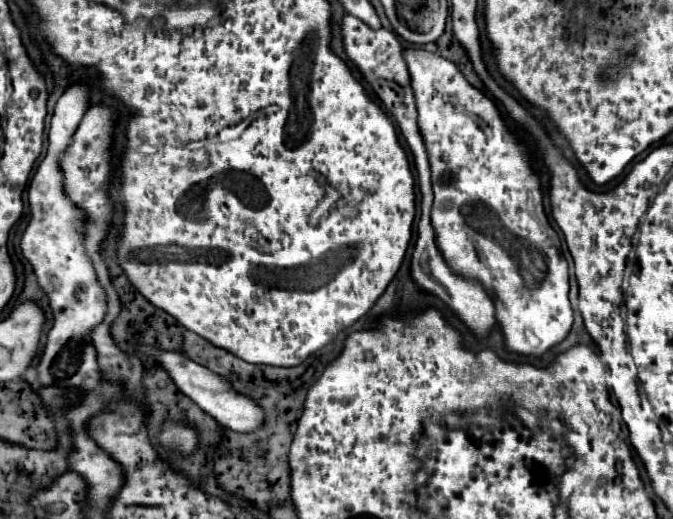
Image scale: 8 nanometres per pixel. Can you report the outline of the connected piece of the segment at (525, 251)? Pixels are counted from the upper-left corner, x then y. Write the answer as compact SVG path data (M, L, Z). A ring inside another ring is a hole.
M408 48L403 50L403 55L408 65L408 73L410 73L410 85L414 89L414 99L418 103L418 129L422 133L422 139L426 141L428 153L430 153L430 171L432 171L432 189L434 189L434 205L432 205L432 229L434 229L434 243L438 247L438 251L442 253L442 257L446 259L446 263L450 263L452 271L464 279L470 281L478 281L492 297L494 301L494 309L496 309L496 323L502 329L502 337L504 337L504 349L516 355L532 355L532 357L542 357L546 351L550 351L554 345L562 343L574 323L574 313L572 313L572 305L568 299L568 263L564 259L564 255L560 253L560 237L558 233L552 229L546 211L544 211L544 195L542 195L542 181L538 171L534 169L534 161L530 155L530 149L518 139L518 135L514 131L510 131L496 107L496 103L486 97L480 89L472 87L466 77L456 71L456 65L452 61L446 61L437 53L431 53L421 48Z

